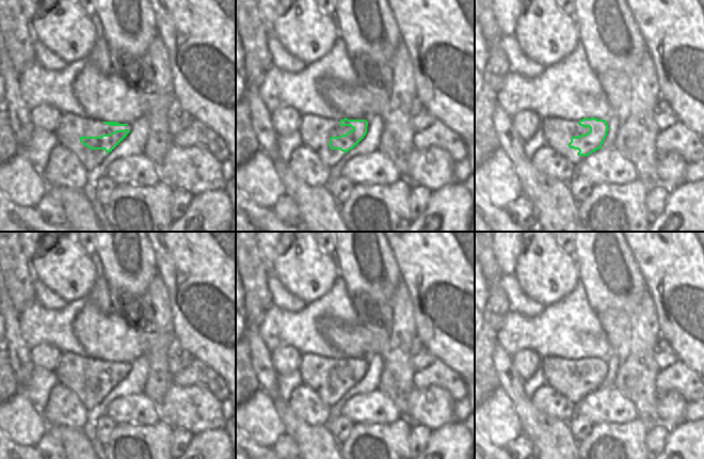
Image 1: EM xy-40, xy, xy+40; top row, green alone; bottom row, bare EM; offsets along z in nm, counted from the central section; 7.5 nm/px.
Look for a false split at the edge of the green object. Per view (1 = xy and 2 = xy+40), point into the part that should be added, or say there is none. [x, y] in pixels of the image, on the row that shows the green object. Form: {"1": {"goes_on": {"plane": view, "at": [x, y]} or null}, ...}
{"1": {"goes_on": null}, "2": {"goes_on": null}}

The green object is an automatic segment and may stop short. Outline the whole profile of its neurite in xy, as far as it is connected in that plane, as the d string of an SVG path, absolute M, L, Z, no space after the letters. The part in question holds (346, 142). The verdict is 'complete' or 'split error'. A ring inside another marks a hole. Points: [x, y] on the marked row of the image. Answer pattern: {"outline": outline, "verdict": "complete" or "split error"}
{"outline": "M340 120L340 126L350 126L352 129L346 134L331 137L329 146L331 149L340 149L345 154L355 147L366 136L368 122L366 120Z", "verdict": "complete"}

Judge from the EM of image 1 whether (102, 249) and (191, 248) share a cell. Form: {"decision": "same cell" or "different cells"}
{"decision": "different cells"}

